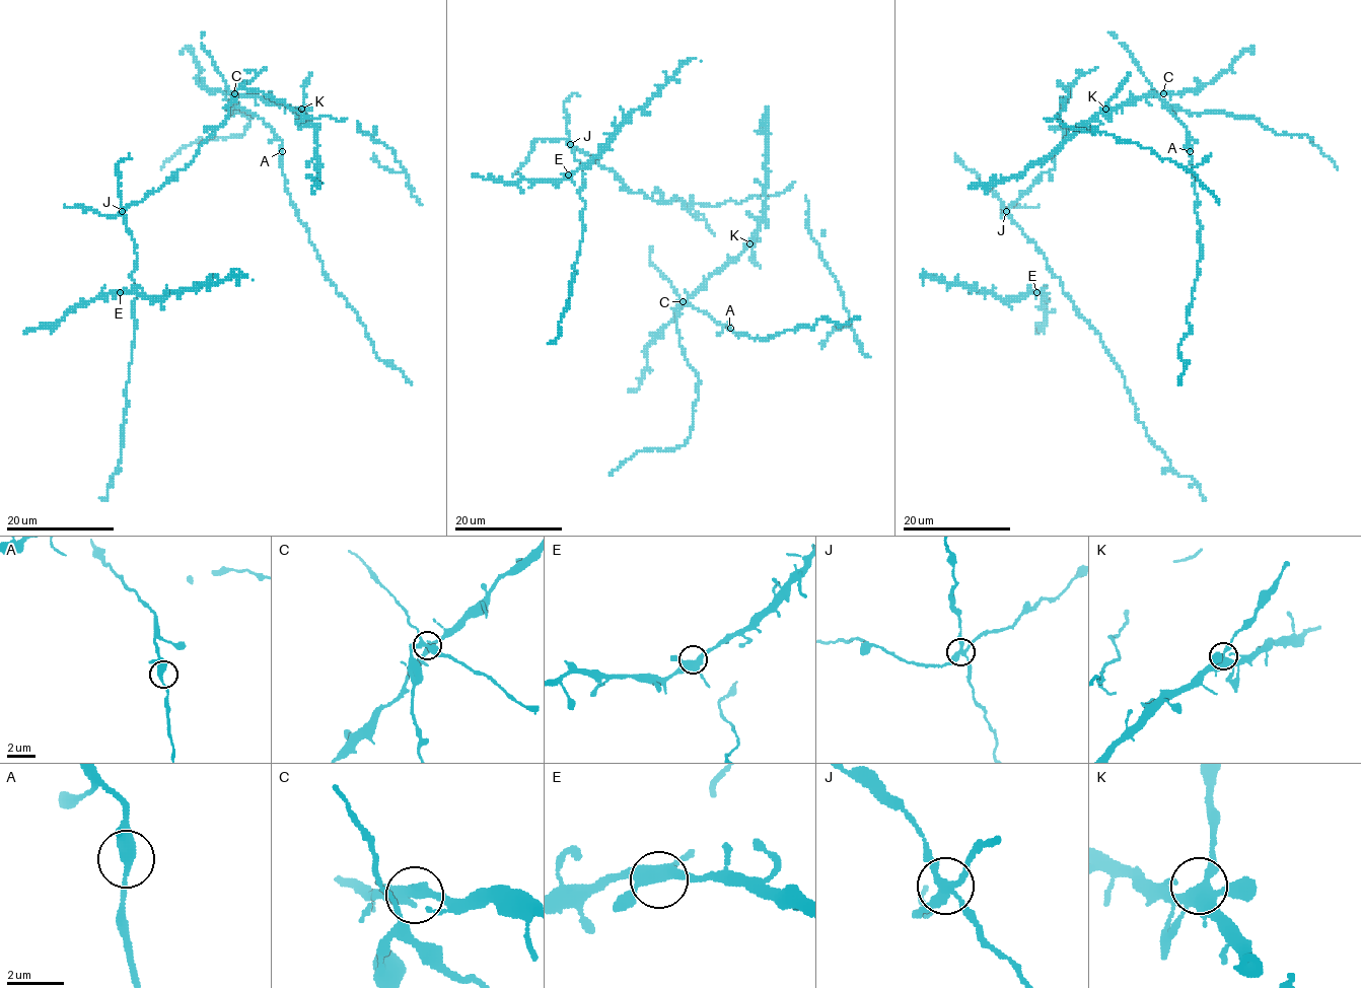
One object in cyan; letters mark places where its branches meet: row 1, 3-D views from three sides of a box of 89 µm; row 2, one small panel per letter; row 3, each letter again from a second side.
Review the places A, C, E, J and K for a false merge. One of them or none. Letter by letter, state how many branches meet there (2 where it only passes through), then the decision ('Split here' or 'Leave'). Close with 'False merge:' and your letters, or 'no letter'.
A: Branches: 3. Leave
C: Branches: 4. Leave
E: Branches: 4. Leave
J: Branches: 4. Split here
K: Branches: 4. Leave
False merge: J

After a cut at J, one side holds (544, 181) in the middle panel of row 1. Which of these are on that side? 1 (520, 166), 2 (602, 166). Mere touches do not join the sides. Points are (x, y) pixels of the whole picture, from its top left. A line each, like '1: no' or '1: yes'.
1: no
2: no

